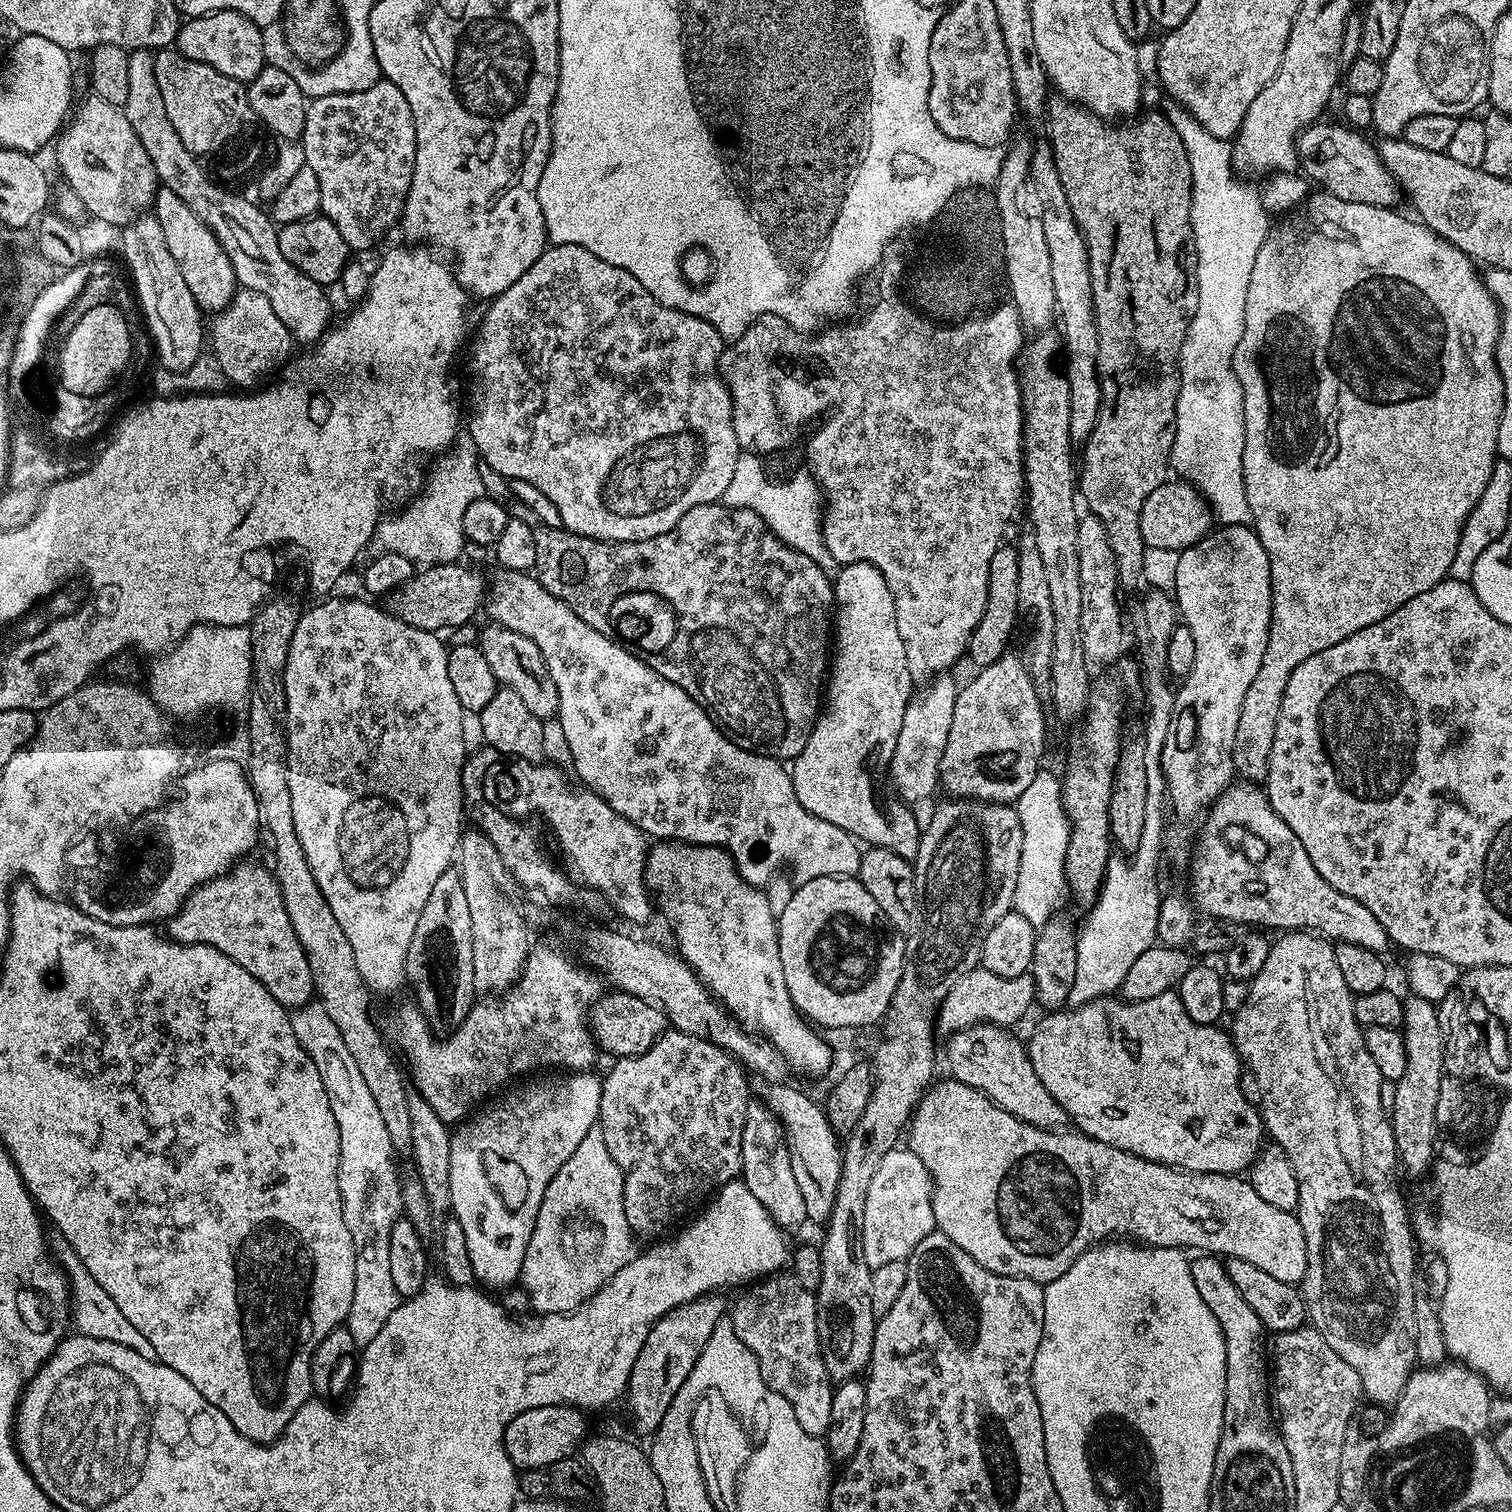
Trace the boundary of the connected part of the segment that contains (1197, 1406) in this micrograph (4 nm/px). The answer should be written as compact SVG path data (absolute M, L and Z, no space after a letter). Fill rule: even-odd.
M1100 1242L1082 1253L1062 1274L1062 1278L1054 1278L1044 1285L1044 1337L1038 1346L1038 1354L1034 1354L1034 1366L1032 1367L1032 1386L1036 1390L1038 1406L1042 1414L1042 1426L1044 1427L1044 1441L1046 1442L1046 1462L1050 1466L1052 1480L1132 1480L1132 1464L1136 1460L1154 1460L1150 1454L1142 1454L1138 1450L1164 1450L1164 1466L1176 1464L1176 1472L1166 1472L1166 1474L1178 1474L1172 1476L1174 1482L1212 1482L1214 1474L1214 1462L1216 1461L1216 1451L1220 1435L1224 1429L1224 1395L1226 1394L1226 1342L1222 1334L1222 1326L1218 1318L1214 1318L1214 1313L1210 1311L1210 1306L1202 1302L1202 1294L1198 1294L1198 1286L1194 1286L1194 1274L1189 1257L1178 1248L1157 1248L1155 1246L1145 1246L1139 1242L1124 1242L1128 1244L1112 1244L1113 1242ZM1140 1442L1196 1442L1196 1446L1140 1446ZM1168 1450L1174 1450L1174 1456L1168 1456Z

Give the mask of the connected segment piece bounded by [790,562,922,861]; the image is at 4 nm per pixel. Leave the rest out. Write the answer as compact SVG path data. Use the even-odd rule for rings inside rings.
M870 562L845 564L839 571L834 576L834 655L826 680L826 699L810 734L810 742L806 742L806 750L791 761L794 794L798 794L798 802L802 802L810 814L822 818L822 822L834 822L836 828L846 830L865 845L889 848L894 854L915 861L922 831L918 822L908 810L891 820L880 809L880 800L876 797L876 775L883 773L891 762L902 720L914 697L914 681L910 678L910 666L906 666L906 646L902 646L902 634L898 634L894 614L894 594L890 594L882 570Z

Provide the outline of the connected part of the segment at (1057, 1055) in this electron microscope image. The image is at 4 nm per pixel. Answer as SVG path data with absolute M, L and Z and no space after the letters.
M1169 990L1158 994L1158 998L1146 998L1145 1000L1134 1000L1127 1001L1123 998L1117 998L1115 995L1107 994L1104 996L1099 996L1096 1000L1091 1000L1085 1004L1078 1004L1075 1006L1065 1007L1063 1010L1052 1010L1047 1014L1044 1014L1044 1017L1040 1020L1040 1025L1032 1032L1032 1041L1029 1039L1027 1041L1026 1047L1028 1049L1028 1057L1030 1062L1034 1066L1034 1074L1038 1074L1038 1078L1042 1078L1042 1086L1046 1086L1046 1090L1056 1102L1058 1106L1062 1106L1062 1110L1066 1110L1069 1121L1079 1131L1083 1132L1084 1135L1088 1136L1092 1140L1097 1140L1098 1142L1106 1142L1110 1146L1114 1146L1118 1150L1123 1152L1129 1152L1134 1154L1138 1158L1146 1158L1150 1162L1155 1164L1165 1164L1171 1168L1180 1168L1184 1172L1205 1172L1206 1174L1226 1174L1227 1176L1234 1176L1237 1174L1244 1174L1251 1169L1252 1163L1256 1161L1256 1155L1260 1153L1260 1149L1266 1140L1266 1129L1264 1127L1264 1121L1260 1119L1260 1110L1255 1103L1252 1104L1248 1101L1248 1096L1244 1093L1244 1088L1240 1085L1240 1072L1242 1076L1242 1065L1240 1062L1240 1055L1236 1052L1236 1048L1232 1045L1231 1035L1227 1031L1224 1032L1220 1029L1220 1026L1216 1024L1199 1024L1194 1022L1194 1018L1190 1018L1190 1014L1186 1014L1186 1006L1182 1006L1180 1001L1180 993L1176 990Z

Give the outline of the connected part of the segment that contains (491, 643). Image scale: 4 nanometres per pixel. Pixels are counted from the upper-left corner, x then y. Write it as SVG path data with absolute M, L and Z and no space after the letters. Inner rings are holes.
M485 623L485 628L478 632L478 646L494 670L494 678L503 687L514 690L514 694L522 697L522 702L539 720L548 722L556 716L558 710L558 686L554 686L554 678L550 678L550 670L542 658L542 650L526 638L526 634L517 634L515 630L506 630L501 624Z

